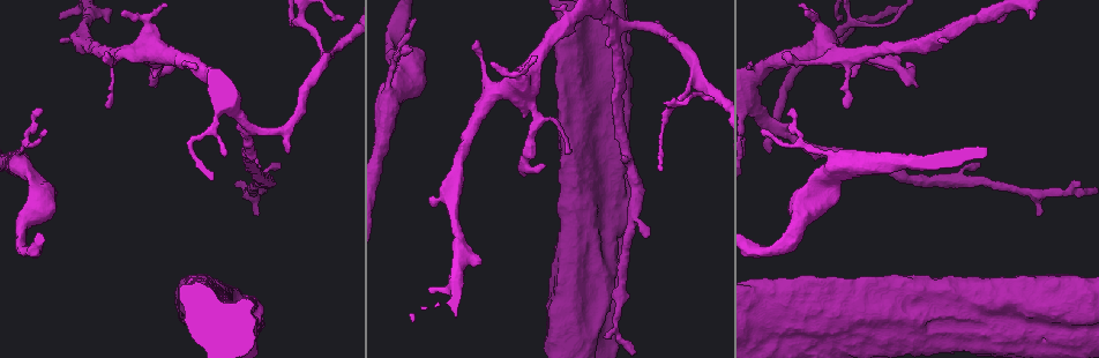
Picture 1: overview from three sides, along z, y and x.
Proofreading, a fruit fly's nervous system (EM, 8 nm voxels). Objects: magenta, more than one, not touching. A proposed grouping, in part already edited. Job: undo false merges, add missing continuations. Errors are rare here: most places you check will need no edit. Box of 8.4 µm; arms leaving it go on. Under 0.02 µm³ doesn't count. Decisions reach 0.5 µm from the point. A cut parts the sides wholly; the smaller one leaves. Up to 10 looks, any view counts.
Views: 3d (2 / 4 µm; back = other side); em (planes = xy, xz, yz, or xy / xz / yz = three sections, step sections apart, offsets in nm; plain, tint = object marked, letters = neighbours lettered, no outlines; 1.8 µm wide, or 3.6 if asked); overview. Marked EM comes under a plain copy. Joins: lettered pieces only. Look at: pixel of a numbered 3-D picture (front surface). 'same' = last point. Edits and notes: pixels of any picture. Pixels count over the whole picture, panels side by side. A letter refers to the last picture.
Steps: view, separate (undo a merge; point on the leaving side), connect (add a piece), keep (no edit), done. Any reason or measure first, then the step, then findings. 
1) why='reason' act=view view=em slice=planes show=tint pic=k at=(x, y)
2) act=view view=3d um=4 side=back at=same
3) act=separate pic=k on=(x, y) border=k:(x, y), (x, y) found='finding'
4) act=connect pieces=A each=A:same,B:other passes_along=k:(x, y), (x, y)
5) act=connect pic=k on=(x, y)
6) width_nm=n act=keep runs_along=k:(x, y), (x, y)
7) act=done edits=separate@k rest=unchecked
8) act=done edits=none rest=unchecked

why='thin end' act=view view=3d um=4 pic=1 at=(42, 111)

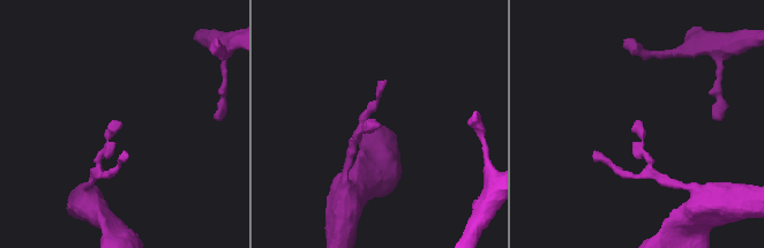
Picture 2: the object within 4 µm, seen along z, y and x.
why='now the EM' act=view view=em slice=planes show=letters pic=2 at=(636, 124)

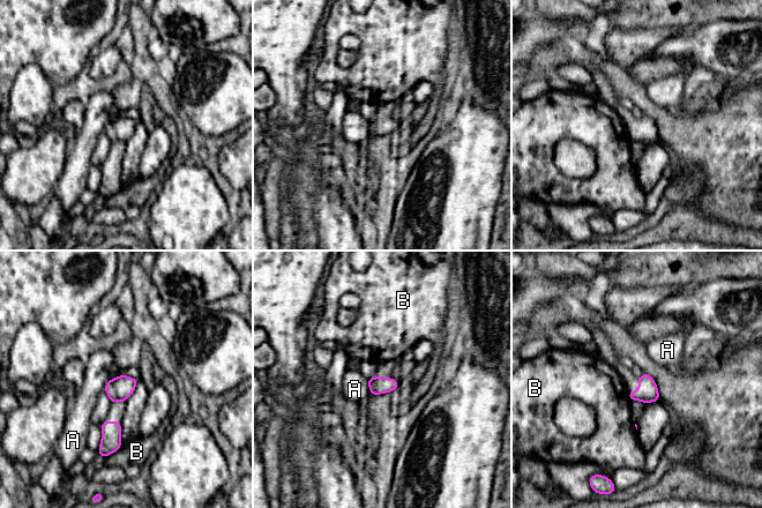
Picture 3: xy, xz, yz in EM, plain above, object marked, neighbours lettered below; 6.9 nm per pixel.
width_nm=120 longest_contact=B:180nm act=keep each=A:other,B:other found='no lettered piece goes on from it'

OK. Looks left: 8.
why='thick end' act=view view=3d um=2 side=back pic=1 at=(155, 74)

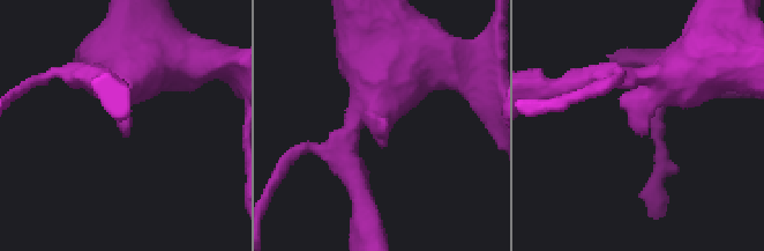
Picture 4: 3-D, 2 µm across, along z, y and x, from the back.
why='need the tissue' act=view view=em slice=yz step=16 show=letters pic=4 at=(635, 134)

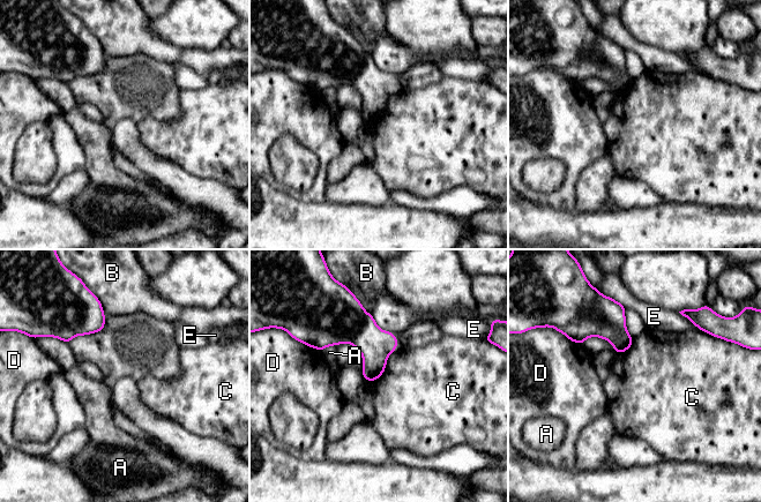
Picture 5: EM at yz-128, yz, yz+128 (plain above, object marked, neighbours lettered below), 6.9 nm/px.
act=view view=em slice=planes show=letters at=same

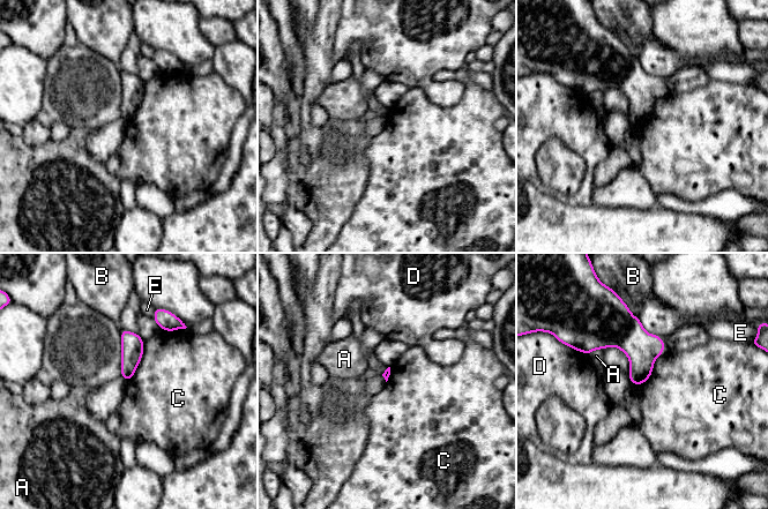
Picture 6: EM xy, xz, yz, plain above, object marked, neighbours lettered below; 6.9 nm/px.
act=keep each=A:other,B:other,C:other,D:other,E:other border=6:(143, 339), (143, 354), (127, 382) found='no lettered piece goes on from it'

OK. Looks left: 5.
why='an open end' act=view view=3d um=2 pic=1 at=(626, 296)

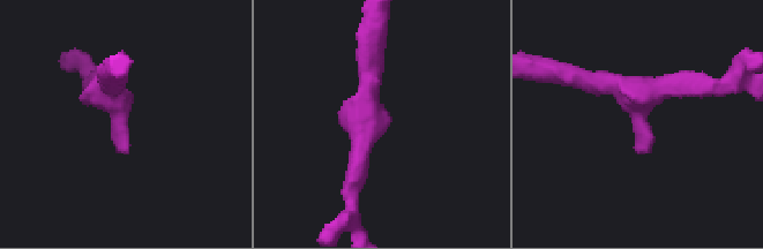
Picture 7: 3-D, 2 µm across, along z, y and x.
arm_widths_nm=190,190 why='need the tissue' act=view view=em slice=yz step=8 show=letters pic=7 at=(122, 151)

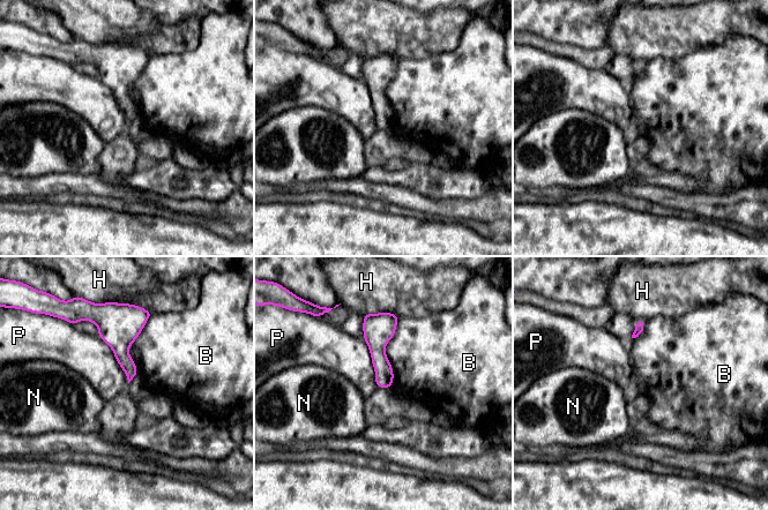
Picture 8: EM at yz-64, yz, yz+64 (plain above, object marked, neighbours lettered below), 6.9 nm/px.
act=view view=em slice=planes show=letters at=same

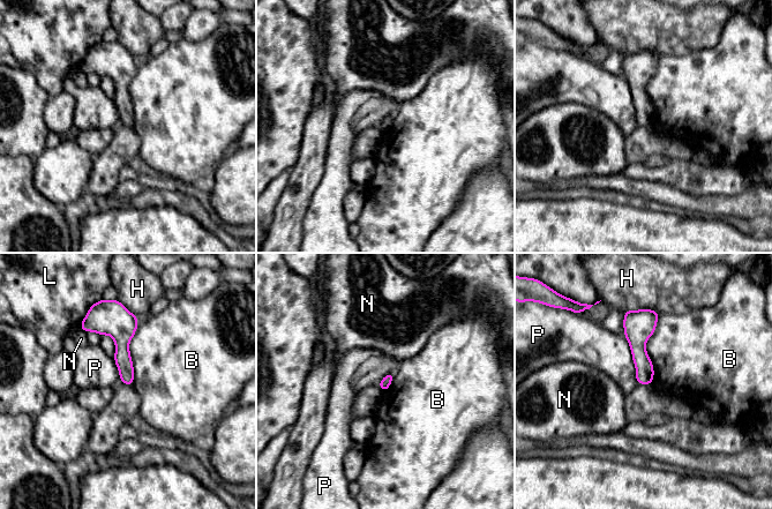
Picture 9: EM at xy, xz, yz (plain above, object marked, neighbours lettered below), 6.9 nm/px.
act=keep each=B:other,H:other,L:other,N:other,P:other border=9:(623, 336), (629, 345), (638, 383) found='none of them fits'

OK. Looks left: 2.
why='touches itself' act=view view=em um=3.6 slice=planes show=letters pic=1 at=(583, 232)

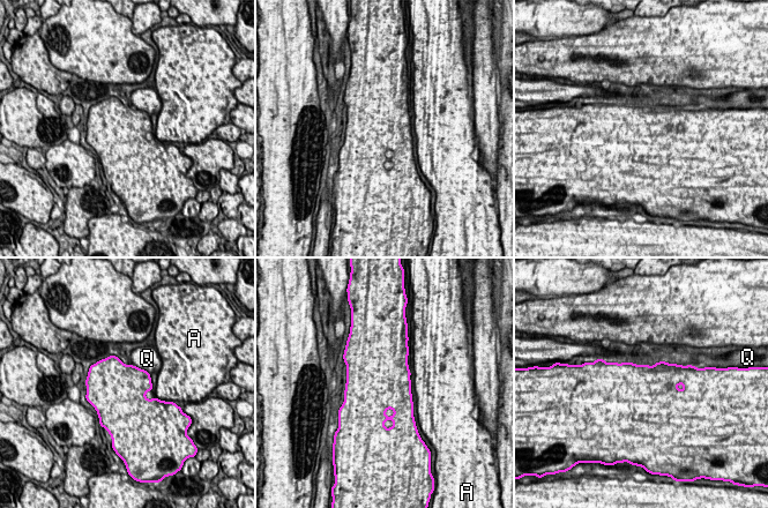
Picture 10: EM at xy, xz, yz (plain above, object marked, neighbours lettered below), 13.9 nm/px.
width_nm=800 act=keep each=A:other,Q:other border=10:(131, 363), (149, 373) found='one neuron here'

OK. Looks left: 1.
act=done edits=none rest=unchecked

